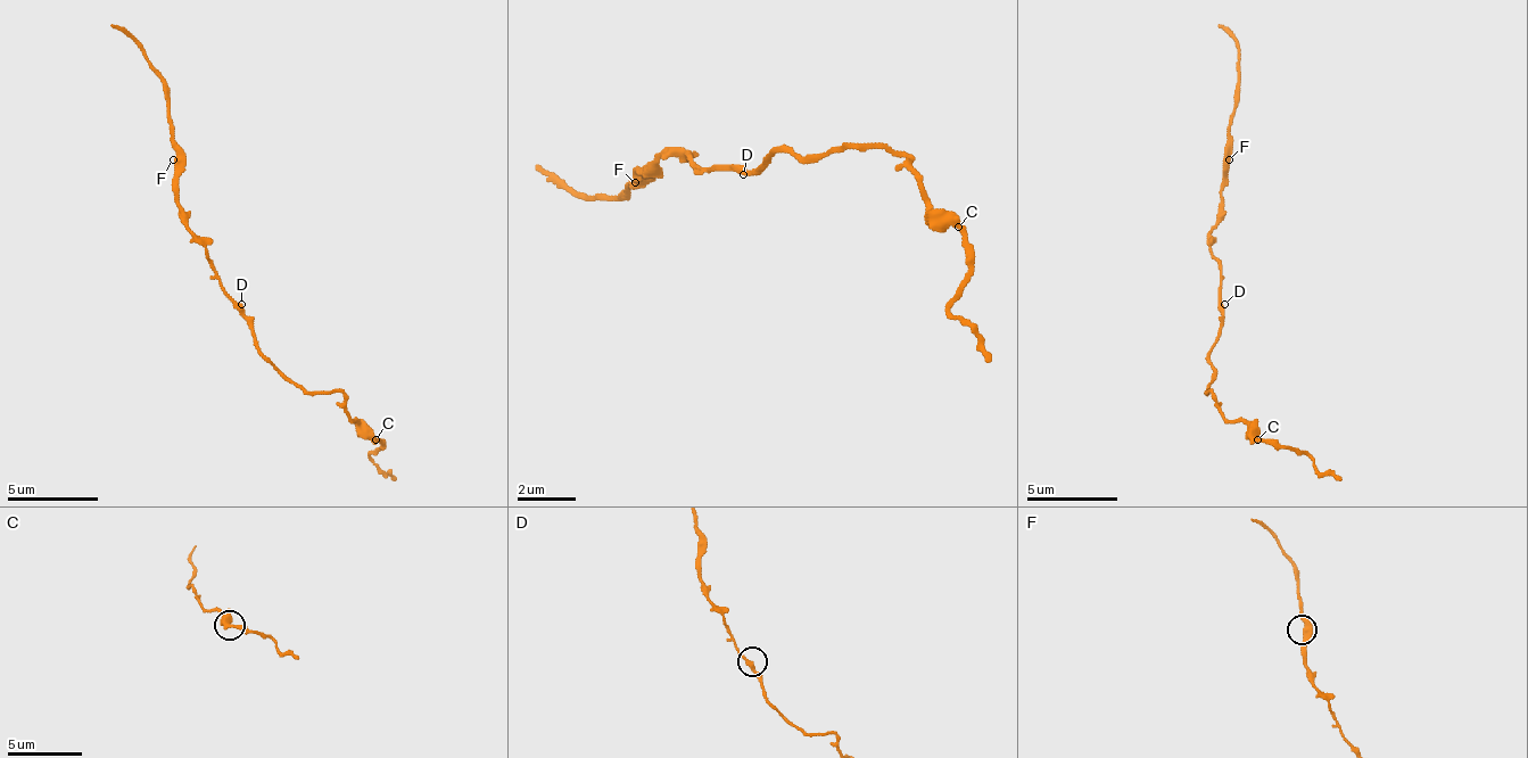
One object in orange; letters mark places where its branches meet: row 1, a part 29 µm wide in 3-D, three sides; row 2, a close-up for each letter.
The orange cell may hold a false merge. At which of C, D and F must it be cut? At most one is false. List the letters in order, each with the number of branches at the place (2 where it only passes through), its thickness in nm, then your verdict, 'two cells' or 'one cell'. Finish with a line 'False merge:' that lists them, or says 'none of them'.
C: 2 | 400 nm | one cell
D: 2 | 220 nm | one cell
F: 2 | 360 nm | one cell
False merge: none of them

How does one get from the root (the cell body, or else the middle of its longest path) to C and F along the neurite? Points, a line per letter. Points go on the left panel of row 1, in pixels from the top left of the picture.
C: (237, 309), (250, 322), (254, 345), (286, 377), (308, 390), (340, 390), (345, 395), (345, 413), (377, 441)
F: (237, 309), (237, 299), (223, 286), (205, 241), (187, 223), (178, 200), (178, 164), (173, 159)

